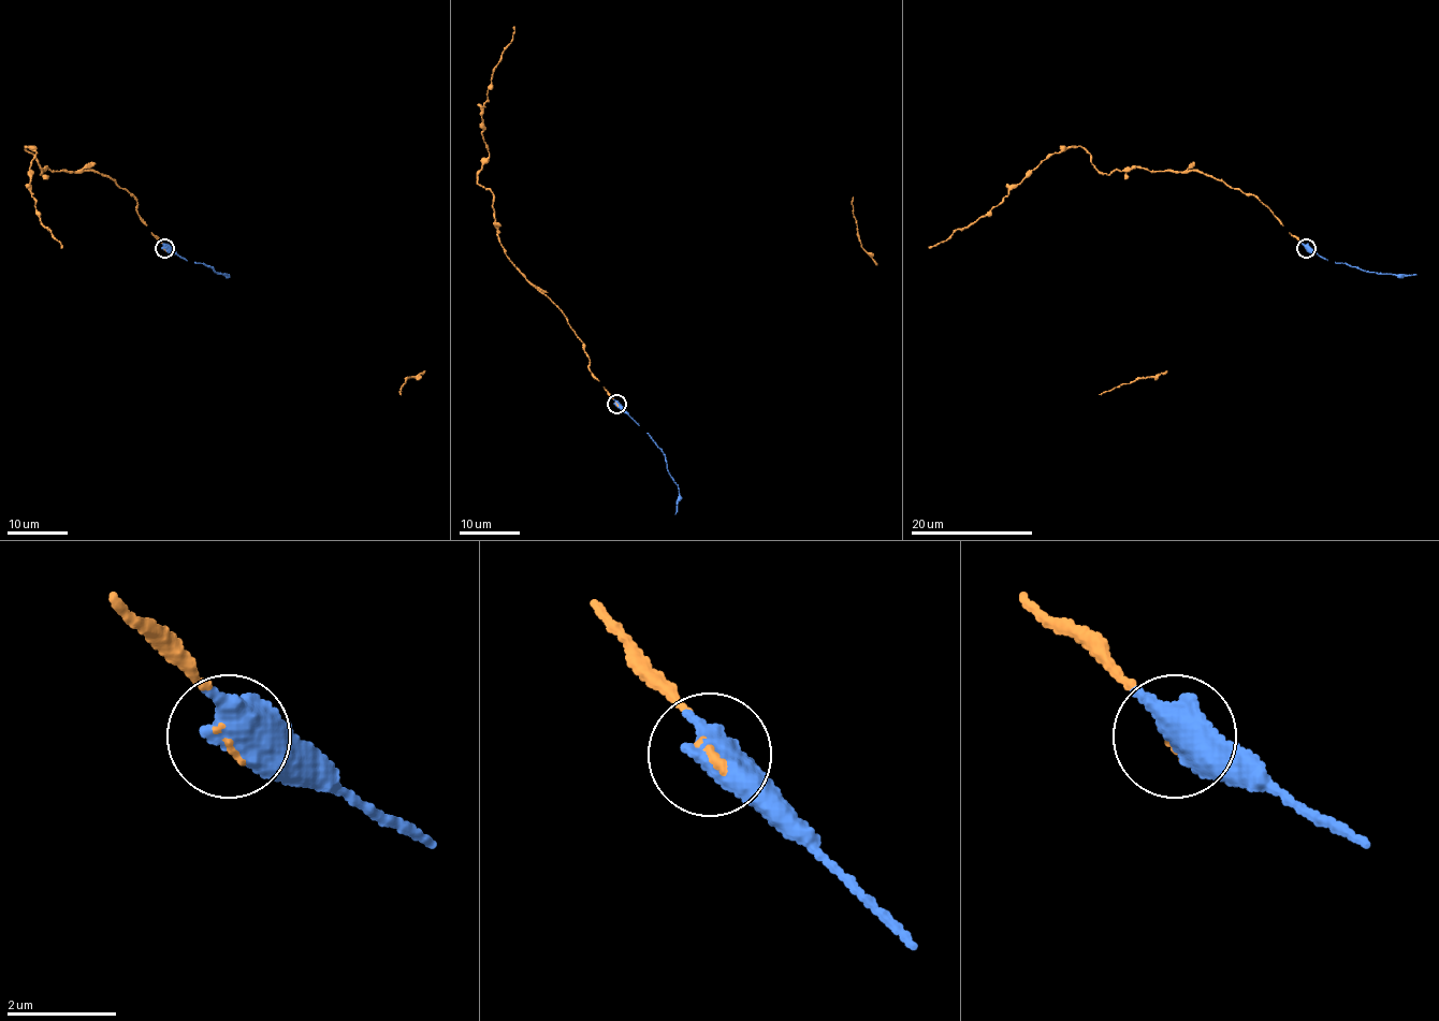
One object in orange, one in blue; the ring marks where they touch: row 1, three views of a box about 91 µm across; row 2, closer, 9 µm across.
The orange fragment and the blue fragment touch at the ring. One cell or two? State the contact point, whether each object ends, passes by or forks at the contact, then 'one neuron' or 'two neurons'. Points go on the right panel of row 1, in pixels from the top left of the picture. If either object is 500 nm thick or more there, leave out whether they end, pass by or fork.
place (1306, 248); one neuron

